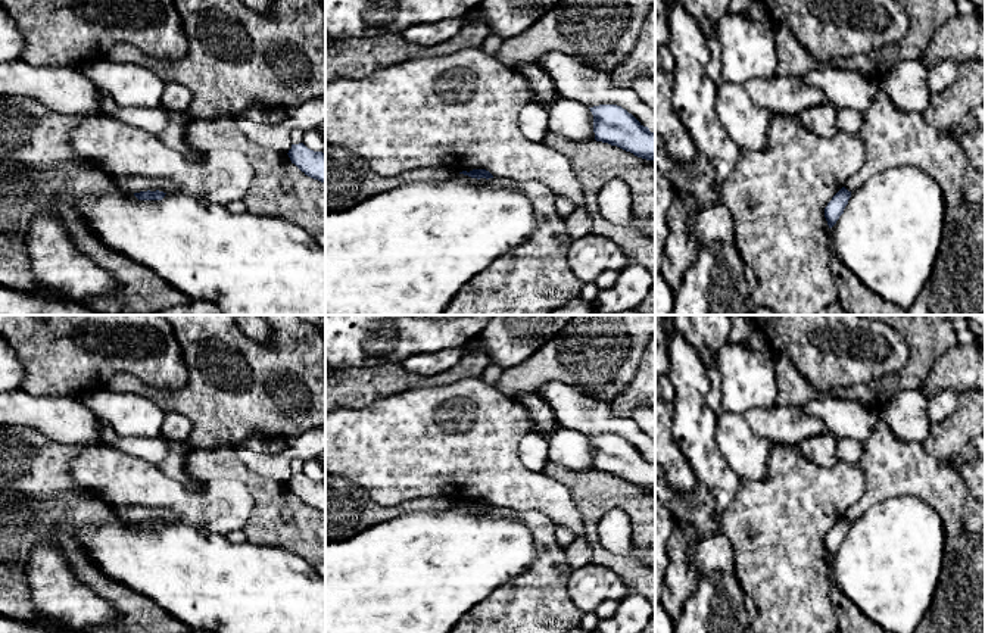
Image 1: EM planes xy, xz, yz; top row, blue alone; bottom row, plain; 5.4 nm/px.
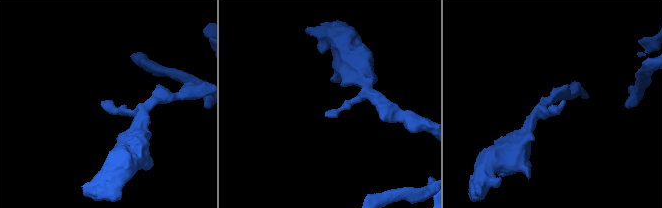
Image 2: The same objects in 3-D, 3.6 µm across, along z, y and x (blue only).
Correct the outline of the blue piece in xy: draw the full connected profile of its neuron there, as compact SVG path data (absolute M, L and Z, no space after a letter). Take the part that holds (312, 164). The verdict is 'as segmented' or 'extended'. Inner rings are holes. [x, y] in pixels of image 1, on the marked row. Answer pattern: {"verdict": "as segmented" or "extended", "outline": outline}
{"verdict": "as segmented", "outline": "M303 143L292 144L289 158L305 175L325 183L325 155L322 152L314 152Z"}

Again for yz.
{"verdict": "as segmented", "outline": "M842 187L827 203L827 206L825 208L825 218L827 221L829 228L832 228L839 219L839 216L844 213L844 209L848 205L850 197L851 191Z"}

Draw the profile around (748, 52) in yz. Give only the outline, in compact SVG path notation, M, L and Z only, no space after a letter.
M730 15L717 22L721 47L721 78L744 85L754 78L776 75L776 25L752 22L742 15Z

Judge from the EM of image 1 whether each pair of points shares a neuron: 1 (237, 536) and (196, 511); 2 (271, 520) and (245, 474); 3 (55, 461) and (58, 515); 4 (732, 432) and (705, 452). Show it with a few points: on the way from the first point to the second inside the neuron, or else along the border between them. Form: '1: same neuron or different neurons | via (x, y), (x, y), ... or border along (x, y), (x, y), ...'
1: different neurons | border along (242, 527), (233, 529), (227, 535)
2: same neuron | via (268, 508), (268, 498), (256, 486)
3: different neurons | border along (77, 487), (52, 496), (21, 493)
4: different neurons | border along (716, 417), (716, 443), (735, 473)

